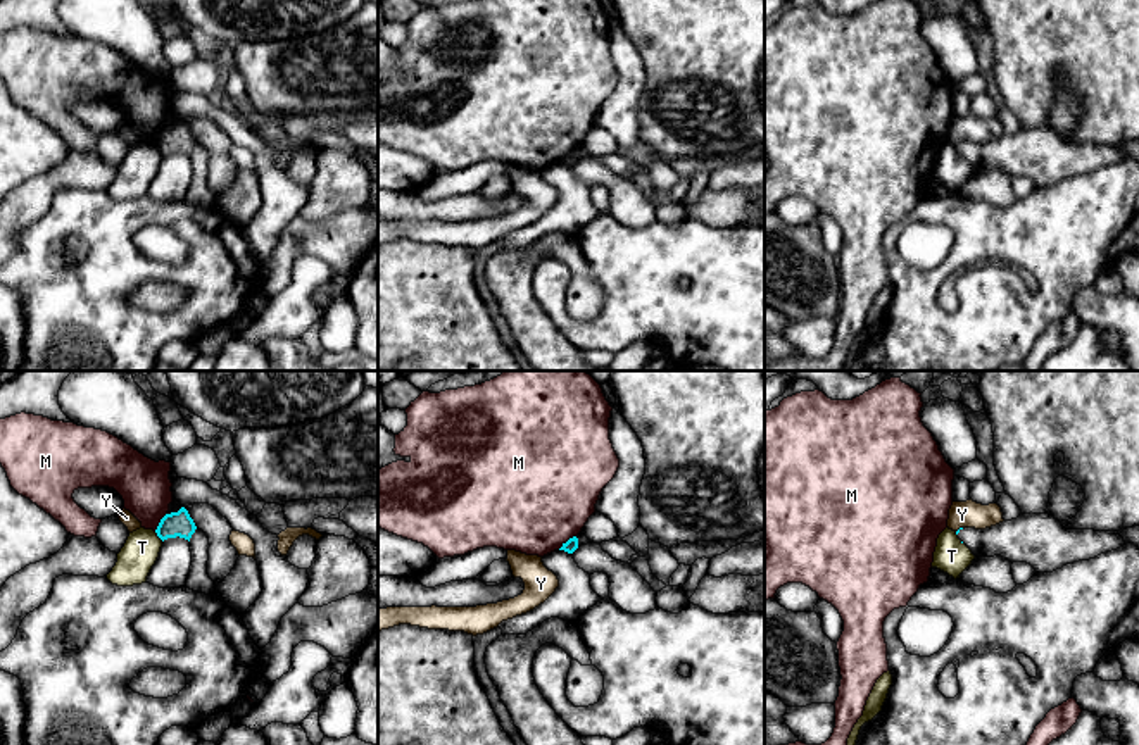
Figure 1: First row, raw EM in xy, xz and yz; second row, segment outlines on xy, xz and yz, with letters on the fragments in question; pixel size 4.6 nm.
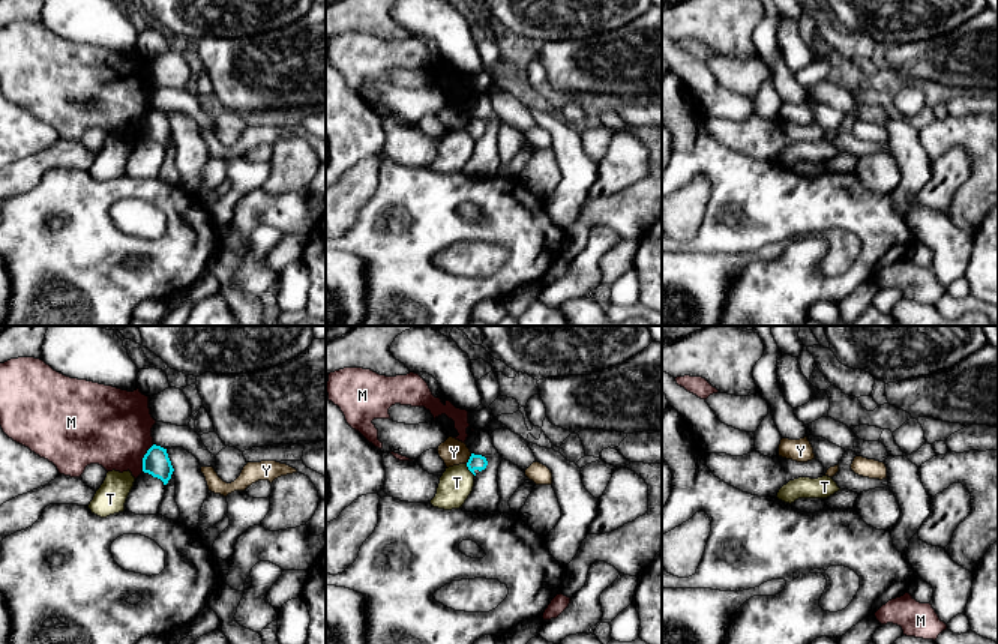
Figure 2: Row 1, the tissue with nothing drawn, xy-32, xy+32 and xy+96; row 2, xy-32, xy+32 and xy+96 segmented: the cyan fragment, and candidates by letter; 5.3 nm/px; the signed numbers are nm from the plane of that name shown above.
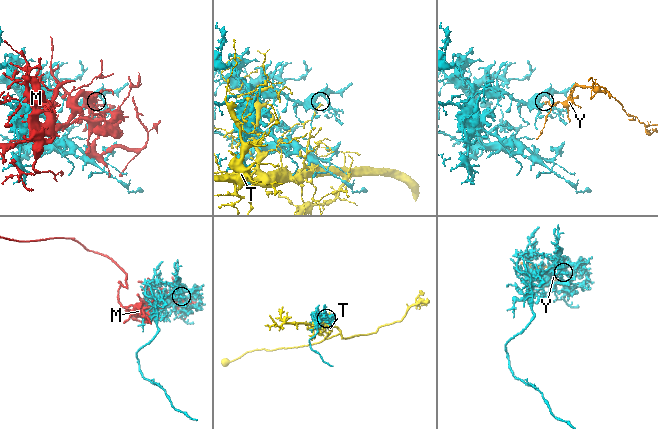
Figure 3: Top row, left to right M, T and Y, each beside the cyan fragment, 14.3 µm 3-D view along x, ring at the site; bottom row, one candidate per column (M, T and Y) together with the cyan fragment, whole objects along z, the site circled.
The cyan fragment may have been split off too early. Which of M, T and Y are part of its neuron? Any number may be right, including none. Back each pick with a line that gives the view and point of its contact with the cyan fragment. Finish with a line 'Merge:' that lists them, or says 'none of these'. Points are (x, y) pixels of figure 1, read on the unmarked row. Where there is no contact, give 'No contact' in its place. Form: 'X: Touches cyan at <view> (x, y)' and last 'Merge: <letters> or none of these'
Merge: none of these

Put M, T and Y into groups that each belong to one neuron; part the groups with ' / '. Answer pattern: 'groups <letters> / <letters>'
groups M / T / Y

